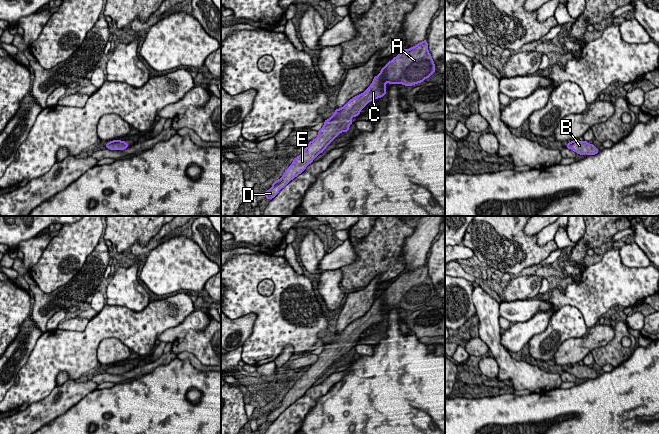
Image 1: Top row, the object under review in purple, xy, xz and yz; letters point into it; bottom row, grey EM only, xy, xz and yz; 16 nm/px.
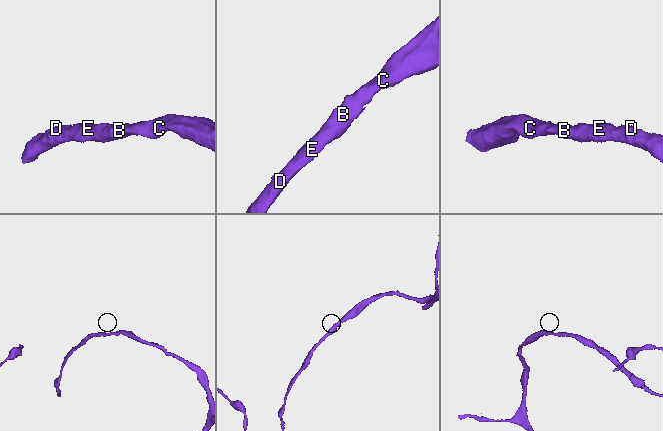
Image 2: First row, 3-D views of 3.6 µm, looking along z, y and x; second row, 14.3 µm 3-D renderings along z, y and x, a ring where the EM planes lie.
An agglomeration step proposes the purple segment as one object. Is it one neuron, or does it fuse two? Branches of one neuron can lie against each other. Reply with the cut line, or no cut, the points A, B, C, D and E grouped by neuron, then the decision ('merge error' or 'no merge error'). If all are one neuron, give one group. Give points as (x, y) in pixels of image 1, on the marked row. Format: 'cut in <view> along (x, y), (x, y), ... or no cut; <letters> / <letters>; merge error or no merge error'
no cut; A B C D E; no merge error

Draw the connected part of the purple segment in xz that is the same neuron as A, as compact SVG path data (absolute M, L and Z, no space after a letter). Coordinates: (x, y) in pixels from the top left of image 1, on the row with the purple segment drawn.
M427 39L398 53L382 67L380 73L374 77L363 93L350 99L342 108L335 109L333 116L324 121L318 136L309 142L299 156L294 158L282 177L279 180L275 179L275 183L272 182L272 188L266 190L266 199L274 198L287 183L301 174L337 135L348 132L349 126L353 124L351 118L358 116L369 102L386 94L386 83L412 86L423 82L433 73L435 73L435 64L428 51Z

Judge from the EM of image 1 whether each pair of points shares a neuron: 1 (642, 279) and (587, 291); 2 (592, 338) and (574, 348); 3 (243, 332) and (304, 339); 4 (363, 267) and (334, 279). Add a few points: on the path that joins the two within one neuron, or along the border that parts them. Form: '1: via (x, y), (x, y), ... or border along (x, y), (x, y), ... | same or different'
1: via (628, 284), (604, 284), (601, 287) | same
2: via (588, 342), (578, 348) | same
3: border along (254, 312), (256, 317), (253, 331), (241, 346) | different
4: border along (339, 269), (342, 273), (340, 282) | different

